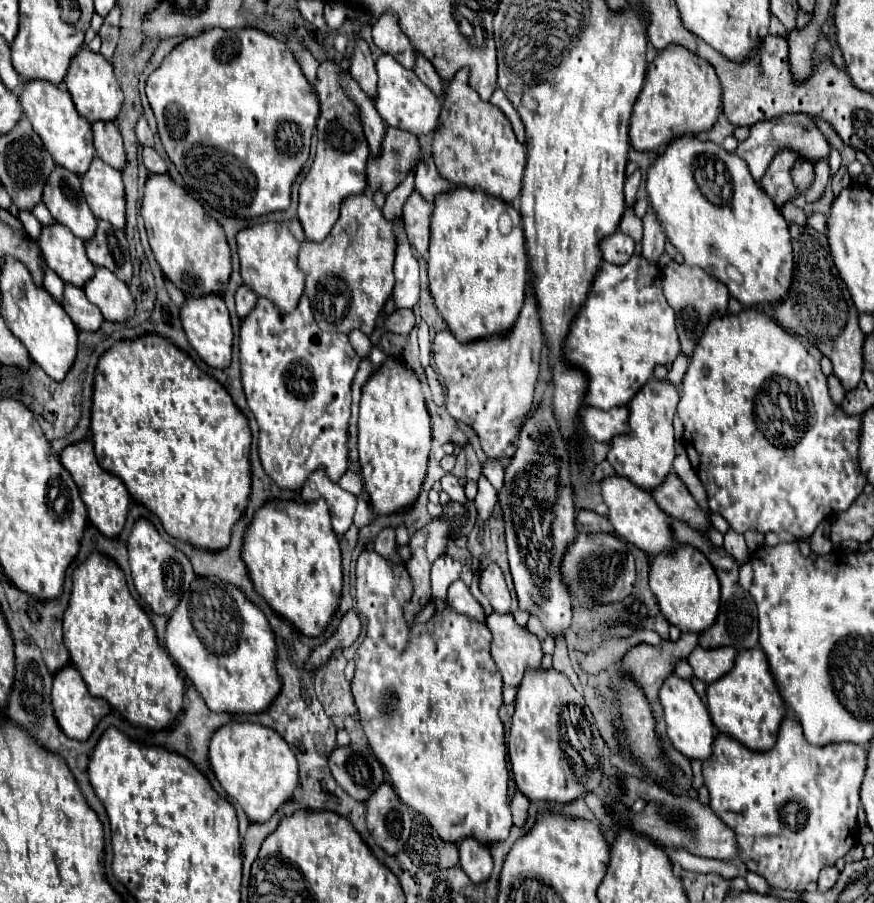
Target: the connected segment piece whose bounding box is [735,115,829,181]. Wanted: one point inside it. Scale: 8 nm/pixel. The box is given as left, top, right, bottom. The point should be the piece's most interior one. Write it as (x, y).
(768, 137)

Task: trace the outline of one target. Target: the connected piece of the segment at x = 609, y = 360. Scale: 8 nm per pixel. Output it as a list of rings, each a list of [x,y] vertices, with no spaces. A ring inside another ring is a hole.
[[[633,255],[625,265],[603,263],[591,285],[585,305],[581,307],[579,315],[571,325],[563,355],[573,365],[581,367],[589,377],[589,389],[585,395],[587,405],[599,409],[627,405],[633,395],[649,381],[657,365],[673,363],[679,355],[675,315],[673,309],[665,303],[665,297],[661,295],[661,269],[655,263],[647,261],[643,255]]]

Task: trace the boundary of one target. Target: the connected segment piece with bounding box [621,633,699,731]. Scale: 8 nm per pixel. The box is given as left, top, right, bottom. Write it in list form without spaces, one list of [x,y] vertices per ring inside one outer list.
[[[681,633],[681,637],[679,637],[677,643],[673,643],[673,641],[665,641],[665,643],[661,643],[661,645],[639,643],[639,645],[635,645],[631,651],[627,651],[627,655],[625,655],[623,661],[621,661],[623,671],[631,673],[631,675],[635,677],[635,681],[643,687],[643,691],[645,691],[645,695],[647,695],[647,699],[649,699],[649,703],[651,703],[655,715],[657,715],[659,731],[663,731],[663,727],[665,727],[665,725],[663,725],[663,707],[661,707],[661,703],[659,703],[659,689],[661,689],[663,681],[675,671],[675,663],[681,661],[681,659],[687,659],[689,653],[697,647],[697,639],[699,639],[697,633]]]

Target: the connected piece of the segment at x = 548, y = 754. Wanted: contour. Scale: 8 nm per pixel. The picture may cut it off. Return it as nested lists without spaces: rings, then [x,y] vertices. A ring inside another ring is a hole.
[[[525,671],[525,677],[517,691],[515,701],[515,713],[511,719],[511,733],[507,741],[507,755],[513,779],[517,783],[517,789],[529,799],[529,801],[555,801],[559,805],[569,805],[575,799],[583,797],[585,793],[597,791],[601,783],[601,769],[595,767],[587,771],[587,779],[581,783],[573,775],[571,763],[561,749],[561,733],[559,733],[559,721],[561,711],[565,705],[573,701],[583,701],[581,693],[575,691],[571,681],[555,671]]]

